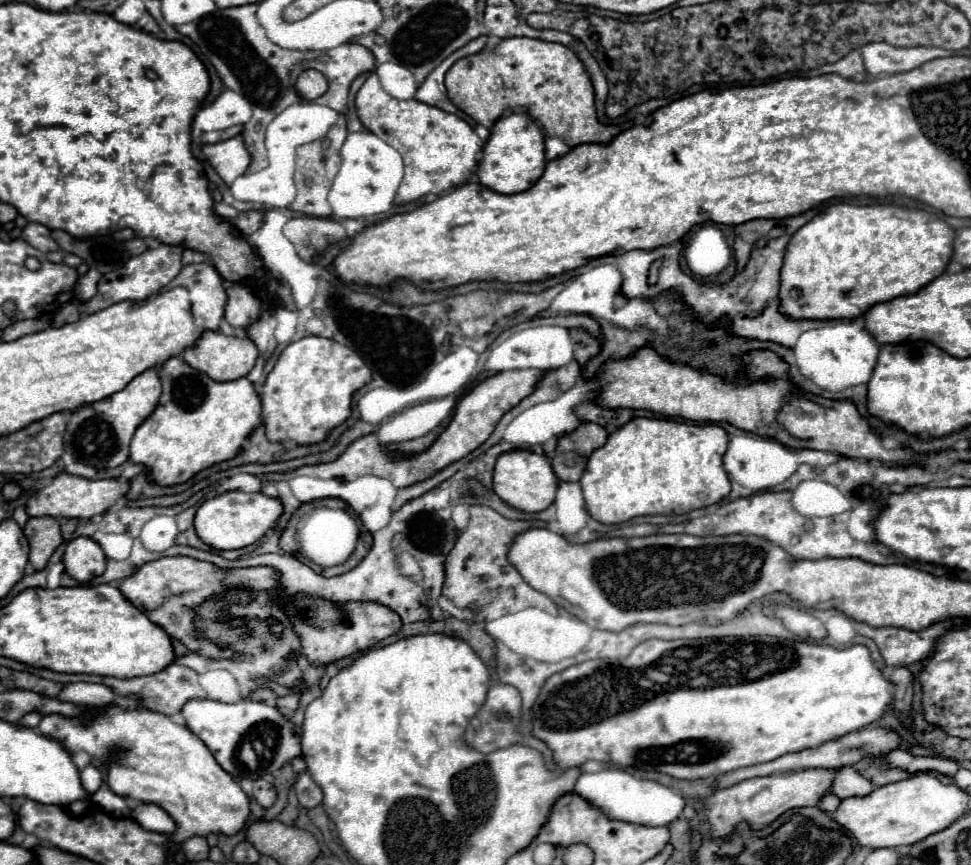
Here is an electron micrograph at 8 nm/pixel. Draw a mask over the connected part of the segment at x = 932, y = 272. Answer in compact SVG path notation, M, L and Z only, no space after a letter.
M834 204L790 240L780 270L780 314L796 320L860 318L868 308L914 294L944 274L954 230L940 218L902 206Z

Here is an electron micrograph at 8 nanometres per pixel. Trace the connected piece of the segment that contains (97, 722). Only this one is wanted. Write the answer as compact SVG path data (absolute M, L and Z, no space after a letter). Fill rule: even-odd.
M114 706L114 708L108 708L102 714L98 714L90 726L84 726L84 720L80 720L80 718L64 718L60 714L50 714L50 716L42 718L42 722L38 724L38 730L44 736L60 740L68 752L74 754L78 750L86 750L88 754L96 756L102 764L106 764L108 786L112 788L112 792L162 806L178 824L178 830L172 834L174 842L178 842L178 844L186 838L192 838L192 836L208 836L208 834L234 836L248 822L250 798L240 788L238 780L232 774L228 774L214 760L210 750L204 746L204 742L196 734L192 734L184 726L174 724L164 714L144 710L144 708L124 710L120 706ZM114 748L118 748L120 752L116 754Z

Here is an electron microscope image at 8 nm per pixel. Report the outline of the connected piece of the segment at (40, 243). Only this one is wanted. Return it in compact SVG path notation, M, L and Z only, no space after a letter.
M34 222L26 224L26 226L22 228L20 238L22 238L24 242L28 242L30 246L42 250L42 252L58 250L58 244L50 238L50 230L48 230L46 226L42 226L42 224L34 224Z

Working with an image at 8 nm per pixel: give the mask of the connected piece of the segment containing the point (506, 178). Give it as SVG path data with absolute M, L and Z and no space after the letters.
M510 114L494 124L490 138L484 144L482 160L476 174L482 186L498 194L520 194L542 176L544 166L544 136L538 130L536 122L526 114Z

